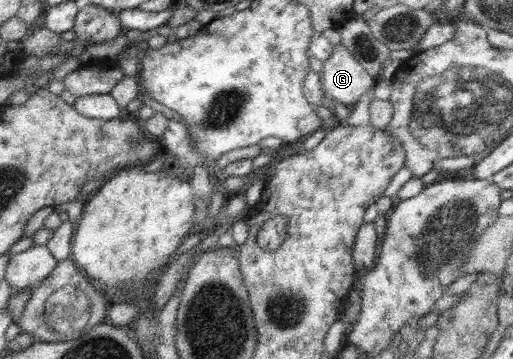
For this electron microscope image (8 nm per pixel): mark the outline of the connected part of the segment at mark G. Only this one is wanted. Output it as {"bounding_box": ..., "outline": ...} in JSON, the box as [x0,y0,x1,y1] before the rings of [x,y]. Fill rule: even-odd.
{"bounding_box":[320,45,377,108],"outline":[[[341,45],[333,47],[331,55],[322,62],[321,68],[320,85],[325,98],[351,108],[355,106],[357,99],[377,82]]]}

